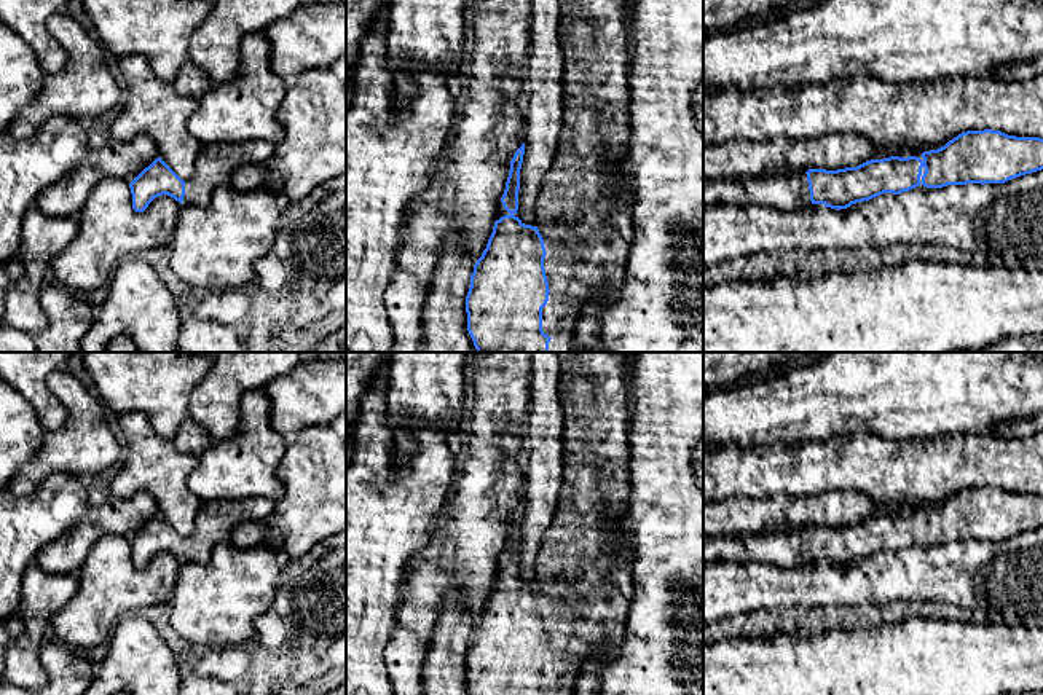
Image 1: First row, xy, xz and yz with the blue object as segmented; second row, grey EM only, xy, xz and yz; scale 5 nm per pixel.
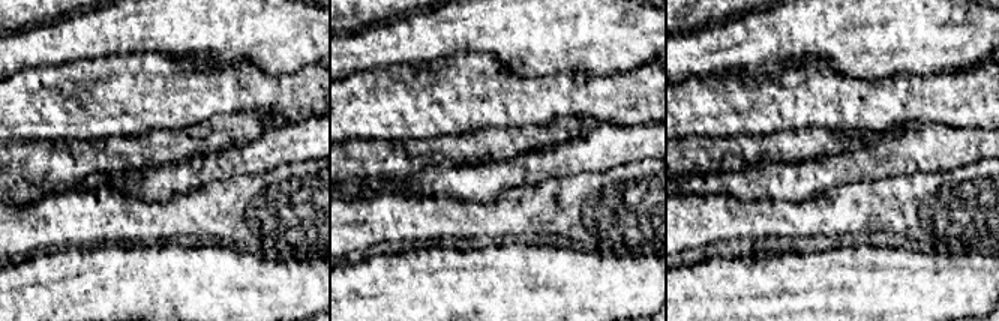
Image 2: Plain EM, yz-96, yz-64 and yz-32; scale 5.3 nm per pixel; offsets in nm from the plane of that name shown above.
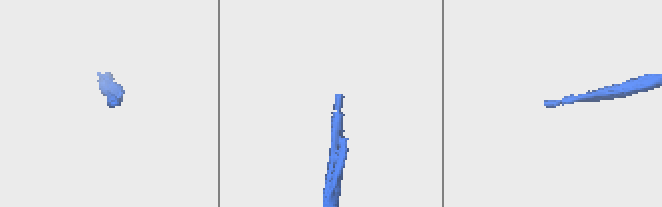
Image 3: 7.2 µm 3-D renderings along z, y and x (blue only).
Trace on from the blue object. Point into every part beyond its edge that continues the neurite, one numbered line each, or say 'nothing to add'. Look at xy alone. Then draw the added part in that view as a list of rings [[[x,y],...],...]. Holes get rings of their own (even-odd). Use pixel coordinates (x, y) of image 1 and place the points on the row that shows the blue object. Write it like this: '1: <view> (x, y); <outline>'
1: xy (198, 190); [[[199,169],[193,177],[185,180],[185,196],[182,204],[195,204],[207,207],[212,199],[214,182],[204,169]]]

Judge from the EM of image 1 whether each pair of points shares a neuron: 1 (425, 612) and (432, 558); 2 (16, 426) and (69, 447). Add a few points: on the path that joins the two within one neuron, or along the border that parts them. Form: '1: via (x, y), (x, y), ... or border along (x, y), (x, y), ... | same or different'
1: via (425, 600), (425, 588), (432, 571) | same
2: border along (47, 432), (39, 453), (21, 467) | different

